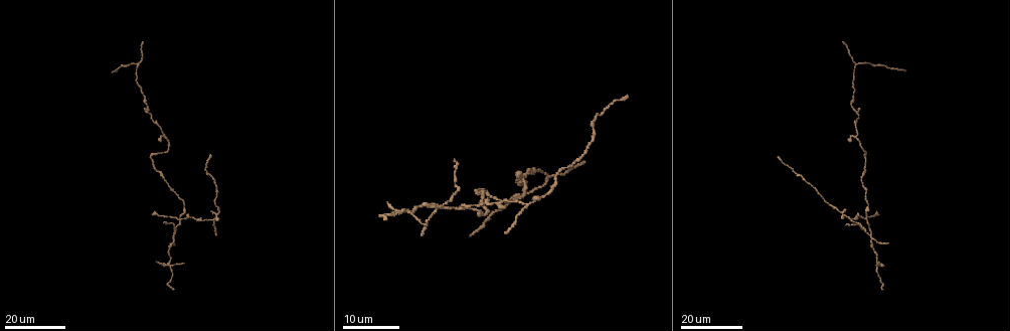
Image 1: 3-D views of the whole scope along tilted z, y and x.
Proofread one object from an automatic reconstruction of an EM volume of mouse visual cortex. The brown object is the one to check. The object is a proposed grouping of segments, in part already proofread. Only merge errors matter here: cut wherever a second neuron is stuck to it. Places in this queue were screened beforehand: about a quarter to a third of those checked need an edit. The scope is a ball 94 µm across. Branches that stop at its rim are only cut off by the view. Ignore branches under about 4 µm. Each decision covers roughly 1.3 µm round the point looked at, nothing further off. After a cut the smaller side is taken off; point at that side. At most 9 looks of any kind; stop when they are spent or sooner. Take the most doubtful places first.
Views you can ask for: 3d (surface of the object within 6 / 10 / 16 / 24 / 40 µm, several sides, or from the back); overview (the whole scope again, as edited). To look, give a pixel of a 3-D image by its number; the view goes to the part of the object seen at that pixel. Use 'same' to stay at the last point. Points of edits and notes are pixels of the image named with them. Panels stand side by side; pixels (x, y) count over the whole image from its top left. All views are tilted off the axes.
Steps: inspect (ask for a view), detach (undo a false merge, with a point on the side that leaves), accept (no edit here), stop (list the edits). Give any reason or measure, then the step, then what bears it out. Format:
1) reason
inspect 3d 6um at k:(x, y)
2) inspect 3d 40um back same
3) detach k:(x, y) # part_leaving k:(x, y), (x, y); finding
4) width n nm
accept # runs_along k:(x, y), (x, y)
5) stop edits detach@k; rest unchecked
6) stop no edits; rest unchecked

four or more arms meet
inspect 3d 24um at 1:(468, 207)

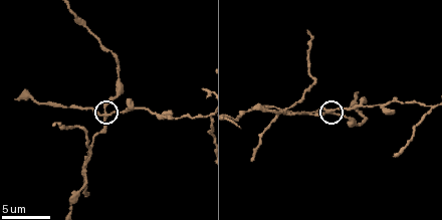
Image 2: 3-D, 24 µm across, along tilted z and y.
zoom in
inspect 3d 6um at 2:(104, 116)

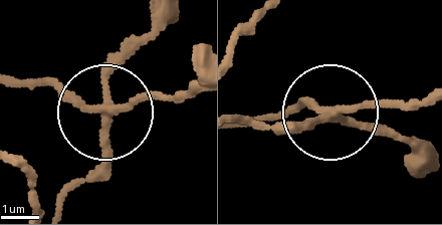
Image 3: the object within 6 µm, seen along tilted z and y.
detach 3:(157, 98) # part_leaving 3:(114, 107), (198, 90); a second neuron is stuck on

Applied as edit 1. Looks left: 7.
redraw
inspect overview

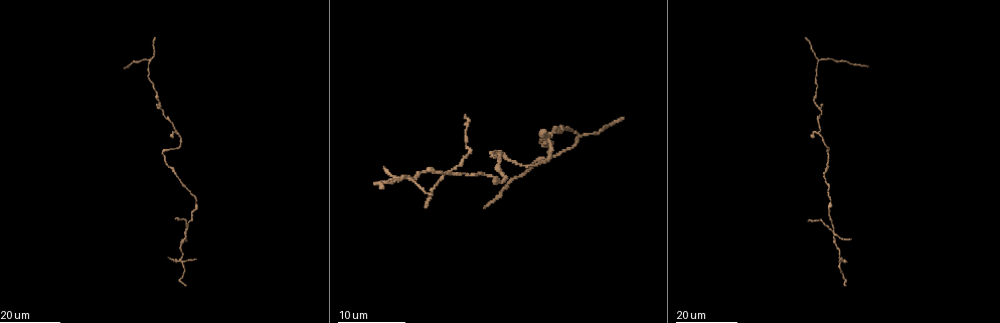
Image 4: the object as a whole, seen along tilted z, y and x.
four-way junction
inspect 3d 16um at 4:(182, 259)

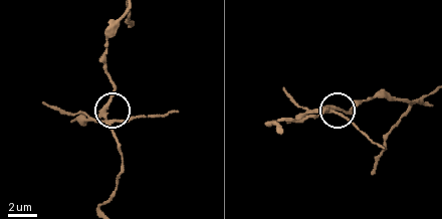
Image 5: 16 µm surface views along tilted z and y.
inspect 3d 6um at 5:(105, 119)

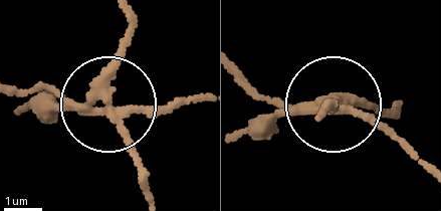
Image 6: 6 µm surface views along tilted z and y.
from behind
inspect 3d 6um back at 6:(105, 110)

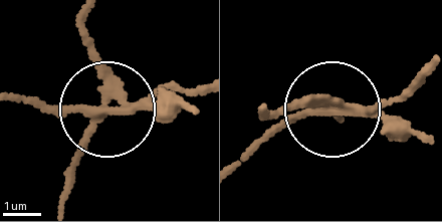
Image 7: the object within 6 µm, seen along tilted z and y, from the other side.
width 240 nm
detach 7:(151, 94) # part_leaving 7:(99, 108), (17, 99); a second neuron is stuck on

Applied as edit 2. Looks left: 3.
three-way junction
inspect 3d 10um at 2:(83, 167)

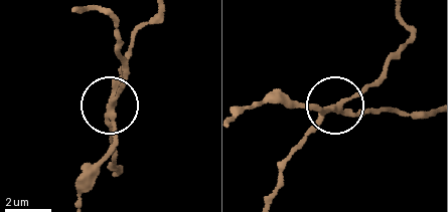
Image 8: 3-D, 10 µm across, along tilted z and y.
inspect 3d 10um back at 8:(340, 106)

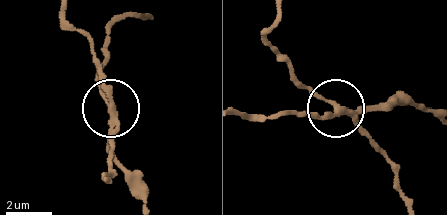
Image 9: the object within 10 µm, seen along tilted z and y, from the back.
arms 3
detach 9:(317, 92) # two neurons meet here

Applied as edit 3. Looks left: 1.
narrows sharply
inspect 3d 16um at 2:(247, 111)

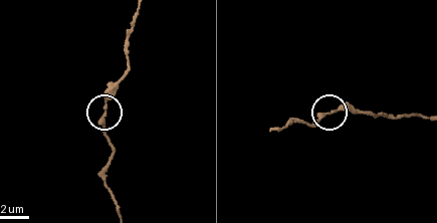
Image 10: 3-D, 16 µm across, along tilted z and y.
accept # runs_along 10:(136, 19), (126, 73), (110, 98), (104, 118), (112, 146); all the same neuron

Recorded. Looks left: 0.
stop edits detach@3, detach@7, detach@9; rest unchecked

